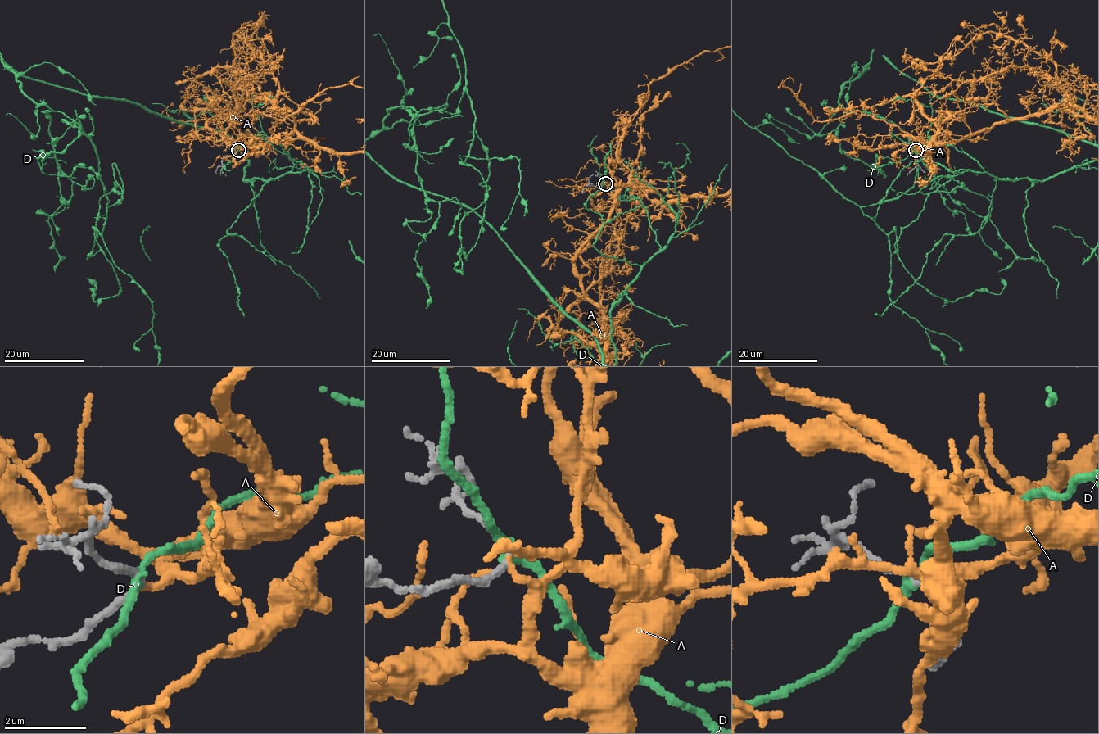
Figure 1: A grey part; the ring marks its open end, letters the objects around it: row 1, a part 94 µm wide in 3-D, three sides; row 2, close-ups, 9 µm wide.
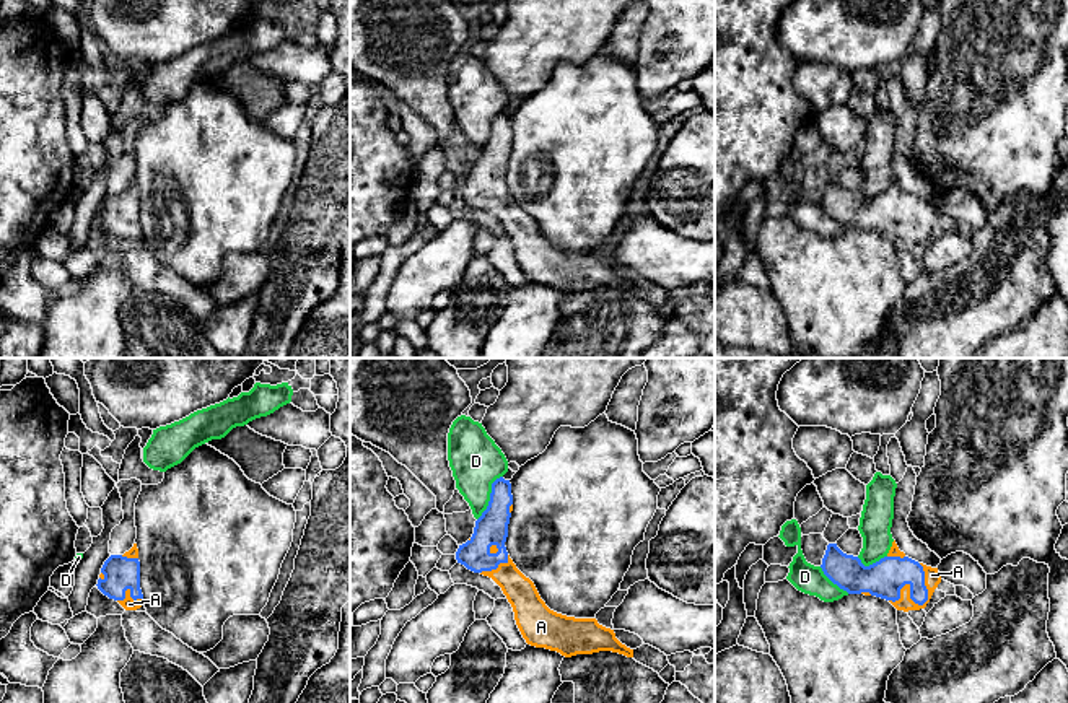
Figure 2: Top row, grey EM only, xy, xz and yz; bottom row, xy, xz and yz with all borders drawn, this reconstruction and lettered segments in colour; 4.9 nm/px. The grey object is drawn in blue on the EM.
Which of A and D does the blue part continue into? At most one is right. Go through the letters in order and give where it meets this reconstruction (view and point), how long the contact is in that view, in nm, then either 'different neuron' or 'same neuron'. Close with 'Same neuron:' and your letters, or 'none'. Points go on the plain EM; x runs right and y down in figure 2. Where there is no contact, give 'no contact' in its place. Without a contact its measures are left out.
A: meets blue in yz at (917, 238); contact 240 nm long; same neuron
D: meets blue in xz at (490, 132); contact 260 nm long; different neuron
Same neuron: A

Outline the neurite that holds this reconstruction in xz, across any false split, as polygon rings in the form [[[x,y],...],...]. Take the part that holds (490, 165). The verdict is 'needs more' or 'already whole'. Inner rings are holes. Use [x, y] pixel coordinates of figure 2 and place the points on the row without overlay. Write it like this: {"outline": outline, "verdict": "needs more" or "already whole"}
{"outline": [[[503,112],[492,119],[487,145],[475,156],[472,172],[459,181],[457,199],[492,213],[513,242],[516,260],[527,280],[557,286],[565,293],[612,286],[633,293],[614,265],[596,254],[575,254],[550,246],[534,218],[510,194],[505,177],[513,146],[511,119]]], "verdict": "needs more"}

